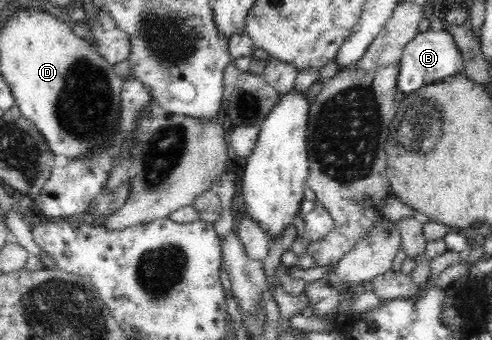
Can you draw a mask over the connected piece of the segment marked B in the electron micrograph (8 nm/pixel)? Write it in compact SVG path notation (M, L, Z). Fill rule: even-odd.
M429 28L428 31L417 33L404 47L399 61L396 89L402 91L407 97L424 85L436 83L445 77L457 75L457 73L464 73L464 65L461 52L456 48L453 36L447 33L446 29L434 31Z

